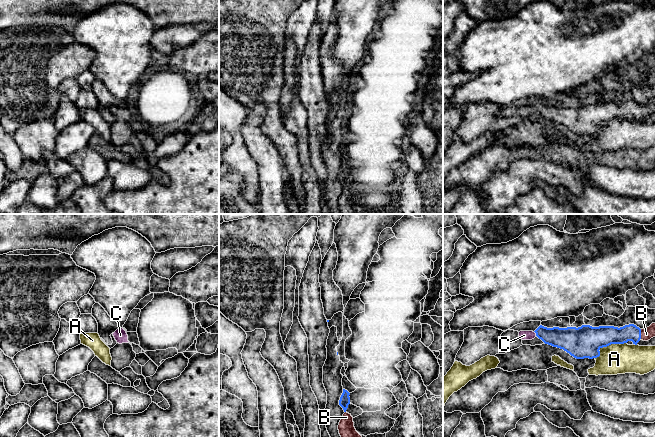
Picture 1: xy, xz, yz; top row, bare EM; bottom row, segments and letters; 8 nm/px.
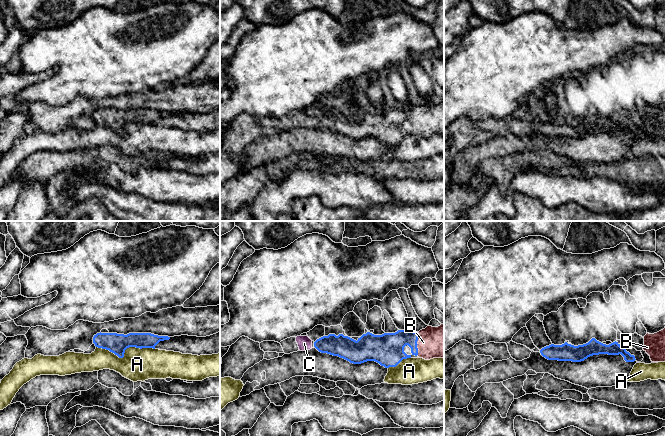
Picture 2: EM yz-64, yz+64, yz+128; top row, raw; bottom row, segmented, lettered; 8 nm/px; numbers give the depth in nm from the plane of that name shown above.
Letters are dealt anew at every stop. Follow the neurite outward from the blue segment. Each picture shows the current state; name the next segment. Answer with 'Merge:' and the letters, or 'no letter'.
Merge: B, C

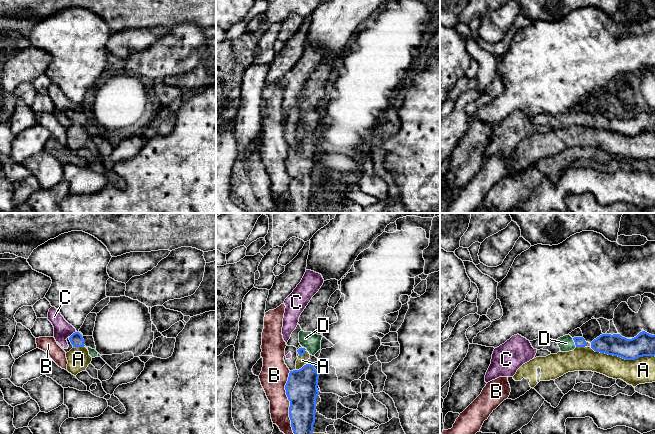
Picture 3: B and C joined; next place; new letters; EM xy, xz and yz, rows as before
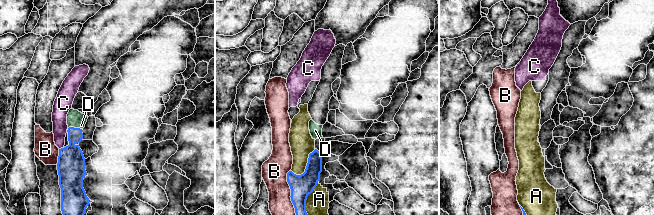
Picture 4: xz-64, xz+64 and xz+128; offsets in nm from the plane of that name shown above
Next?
Merge: D

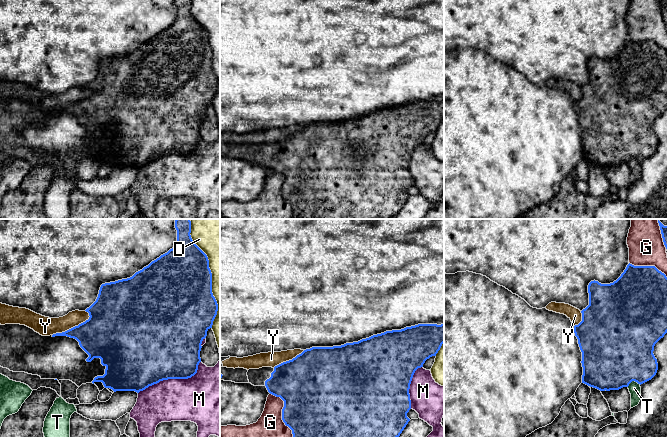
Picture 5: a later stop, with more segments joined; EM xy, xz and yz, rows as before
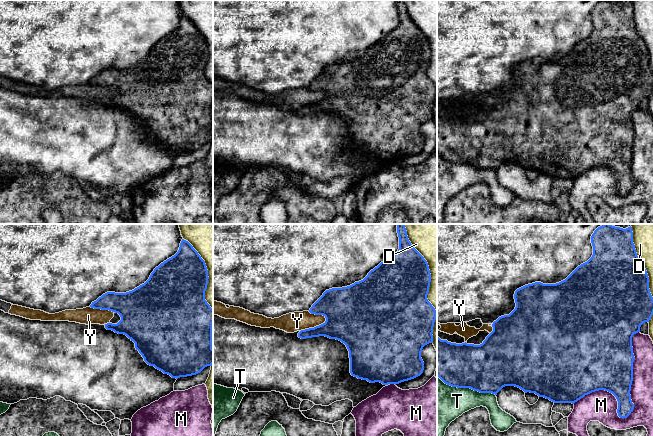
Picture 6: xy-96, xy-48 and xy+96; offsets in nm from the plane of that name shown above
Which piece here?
Merge: Y

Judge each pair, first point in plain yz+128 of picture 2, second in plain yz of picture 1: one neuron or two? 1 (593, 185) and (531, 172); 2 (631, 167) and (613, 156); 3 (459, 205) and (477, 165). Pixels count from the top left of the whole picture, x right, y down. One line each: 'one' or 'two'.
1: one
2: one
3: one

